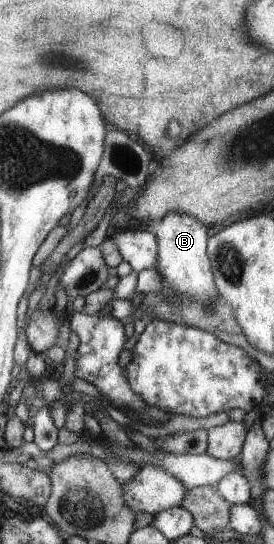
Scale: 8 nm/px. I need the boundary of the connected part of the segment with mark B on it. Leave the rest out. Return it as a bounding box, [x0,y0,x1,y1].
[155,211,219,305]

